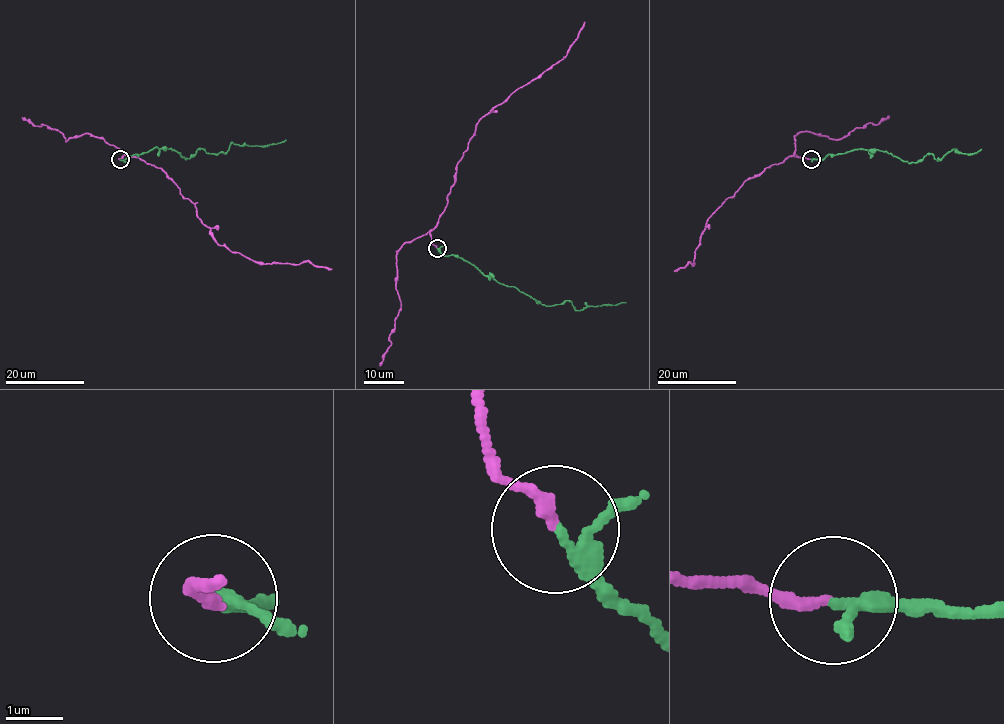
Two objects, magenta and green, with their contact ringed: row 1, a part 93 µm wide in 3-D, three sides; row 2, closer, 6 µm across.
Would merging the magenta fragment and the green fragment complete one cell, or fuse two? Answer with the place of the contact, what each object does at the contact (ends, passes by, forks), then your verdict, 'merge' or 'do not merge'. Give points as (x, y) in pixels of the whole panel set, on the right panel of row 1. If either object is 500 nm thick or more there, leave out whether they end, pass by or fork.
place (811, 159); magenta ends; green passes by; merge

